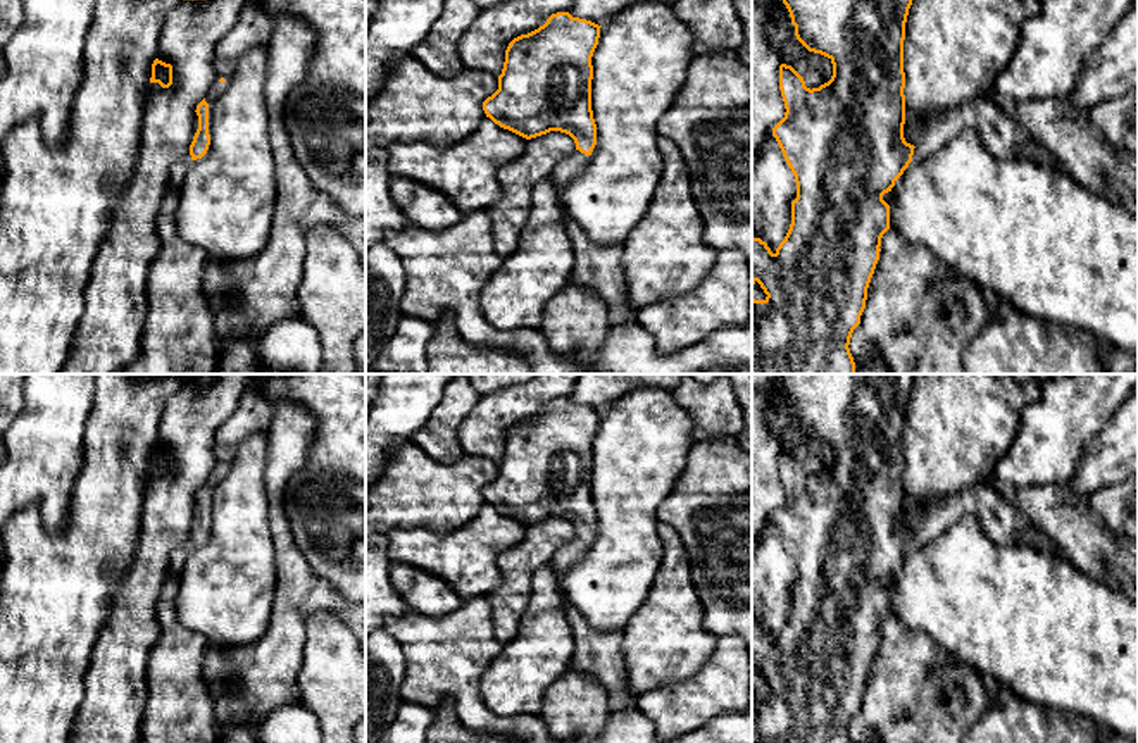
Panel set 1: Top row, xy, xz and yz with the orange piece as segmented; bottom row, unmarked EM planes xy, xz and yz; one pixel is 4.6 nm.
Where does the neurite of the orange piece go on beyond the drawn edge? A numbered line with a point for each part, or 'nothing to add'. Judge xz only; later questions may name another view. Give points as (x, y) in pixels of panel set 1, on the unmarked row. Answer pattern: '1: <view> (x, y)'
1: xz (569, 554)

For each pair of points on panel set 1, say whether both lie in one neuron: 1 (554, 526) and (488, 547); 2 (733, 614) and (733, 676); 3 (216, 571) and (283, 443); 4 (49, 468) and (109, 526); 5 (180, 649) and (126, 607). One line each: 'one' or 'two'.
1: two
2: two
3: two
4: two
5: two

